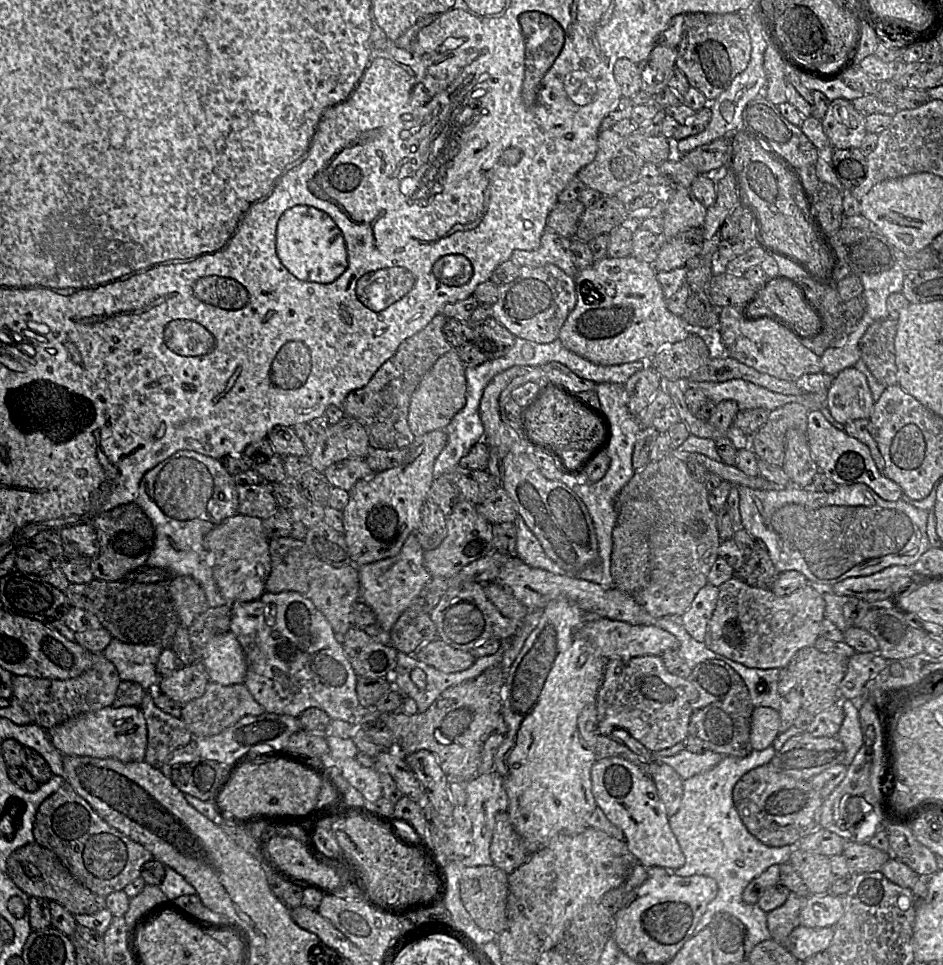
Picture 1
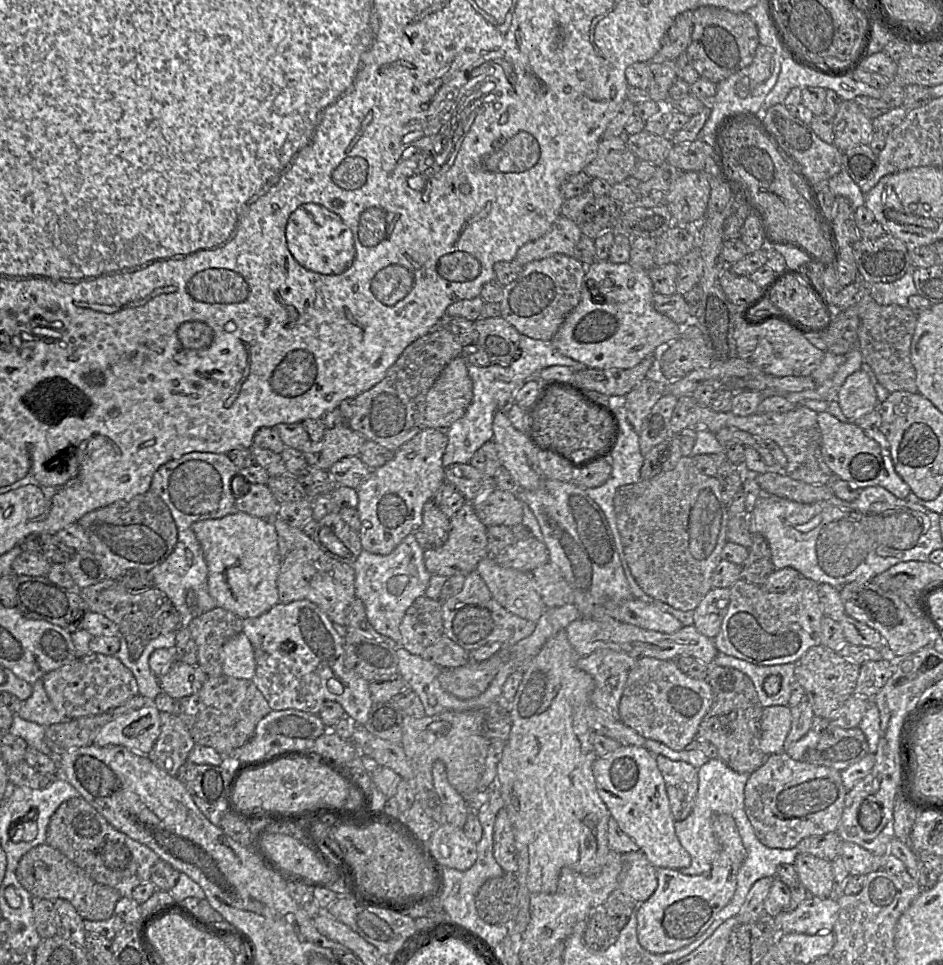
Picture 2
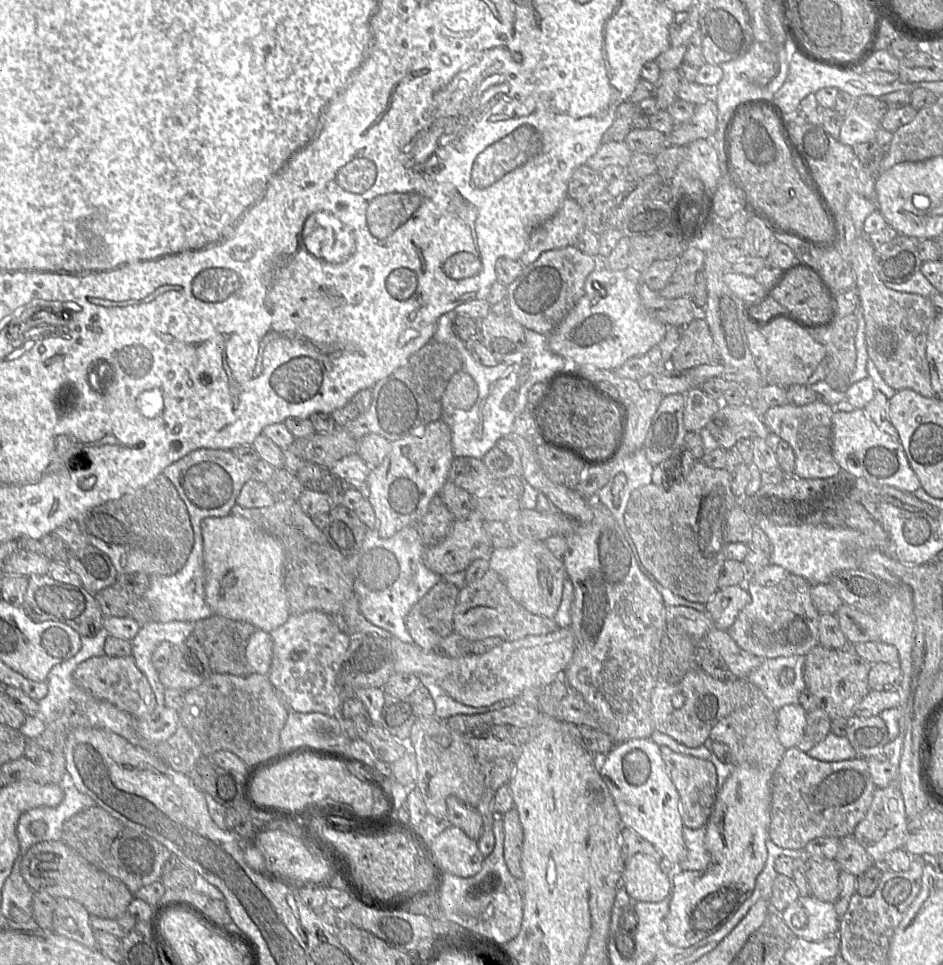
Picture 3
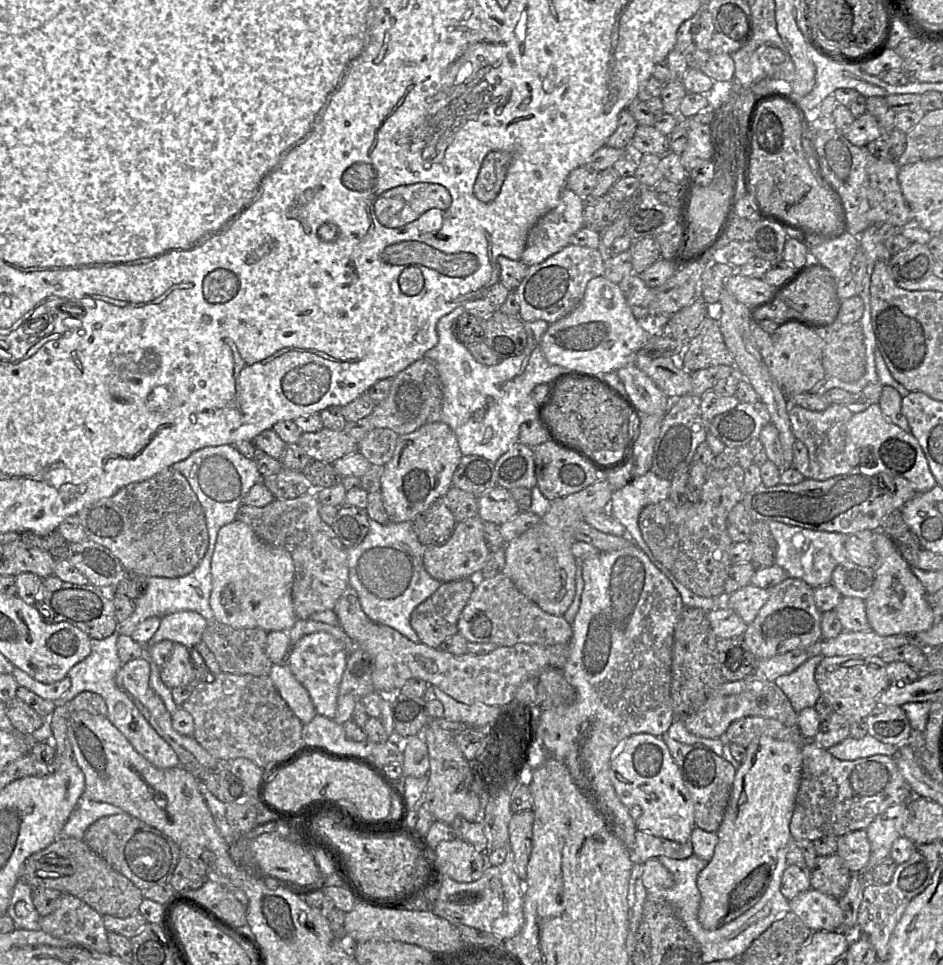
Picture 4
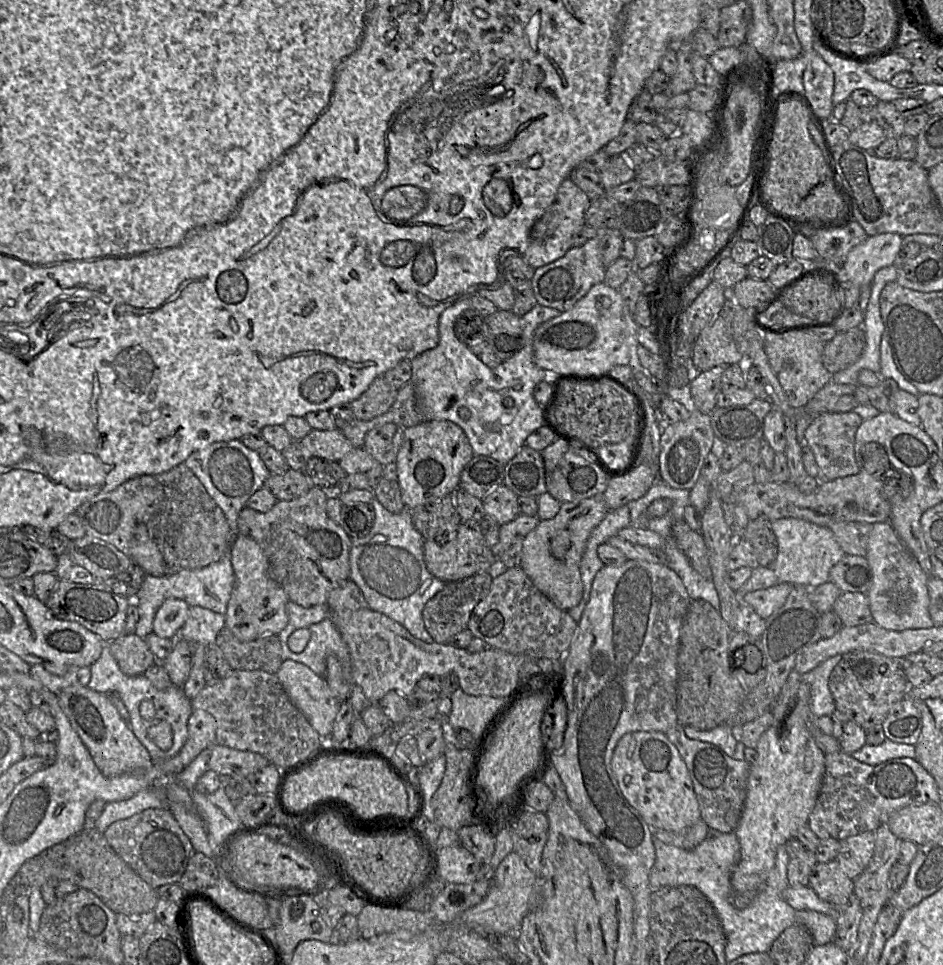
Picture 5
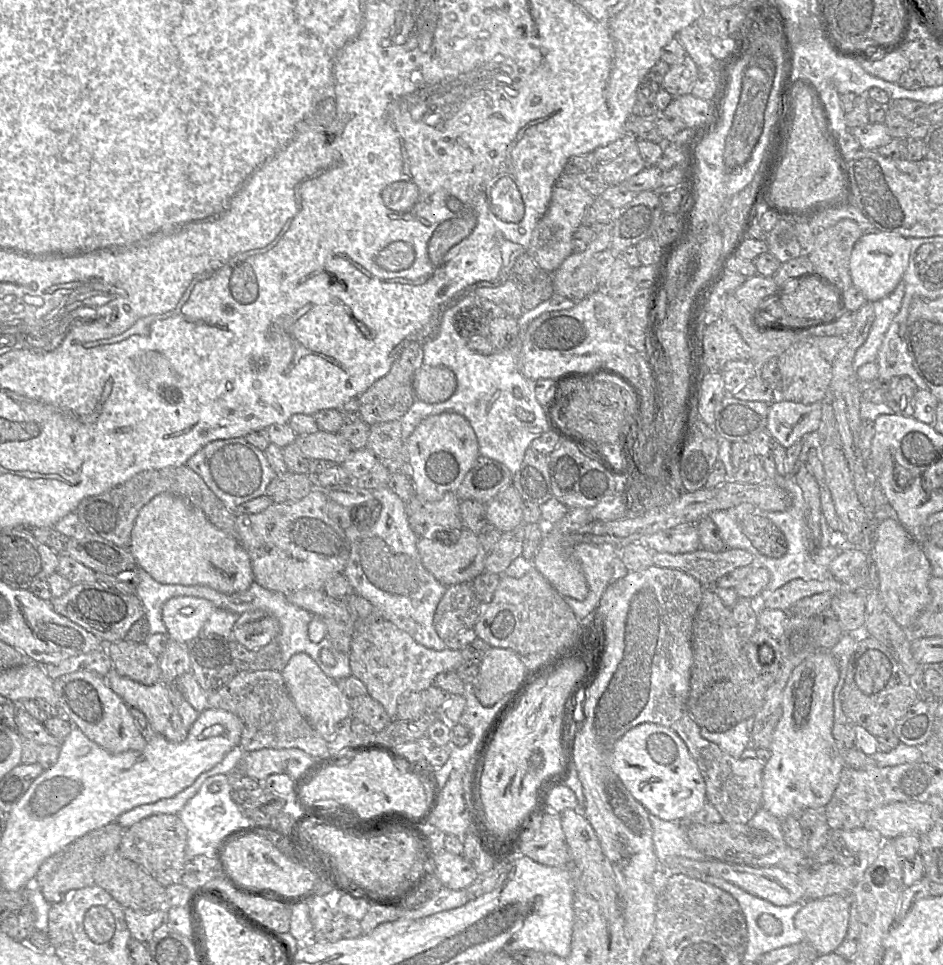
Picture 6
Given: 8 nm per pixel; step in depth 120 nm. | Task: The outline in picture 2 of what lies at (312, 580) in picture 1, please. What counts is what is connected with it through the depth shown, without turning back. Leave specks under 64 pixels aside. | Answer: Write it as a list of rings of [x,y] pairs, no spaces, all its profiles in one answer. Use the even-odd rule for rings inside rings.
[[[278,517],[272,519],[278,537],[280,571],[277,580],[279,601],[287,604],[308,600],[323,610],[333,623],[347,626],[347,616],[356,598],[353,565],[339,562],[324,553],[302,529],[289,526]]]

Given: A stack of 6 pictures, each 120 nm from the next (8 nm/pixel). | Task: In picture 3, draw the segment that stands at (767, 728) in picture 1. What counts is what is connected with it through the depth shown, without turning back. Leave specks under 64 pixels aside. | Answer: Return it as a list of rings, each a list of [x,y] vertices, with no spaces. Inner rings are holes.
[[[785,705],[776,711],[777,736],[787,749],[797,747],[804,736],[806,711],[799,705]]]

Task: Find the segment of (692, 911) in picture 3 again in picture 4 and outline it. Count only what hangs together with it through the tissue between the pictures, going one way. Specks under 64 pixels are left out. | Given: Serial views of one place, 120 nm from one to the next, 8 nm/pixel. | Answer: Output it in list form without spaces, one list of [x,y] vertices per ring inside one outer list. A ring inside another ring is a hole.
[[[760,736],[746,748],[745,759],[737,767],[728,806],[716,832],[718,842],[713,856],[697,877],[701,896],[698,921],[704,929],[721,928],[744,914],[764,895],[775,869],[779,850],[792,842],[789,826],[799,789],[801,769],[800,747],[793,742]]]

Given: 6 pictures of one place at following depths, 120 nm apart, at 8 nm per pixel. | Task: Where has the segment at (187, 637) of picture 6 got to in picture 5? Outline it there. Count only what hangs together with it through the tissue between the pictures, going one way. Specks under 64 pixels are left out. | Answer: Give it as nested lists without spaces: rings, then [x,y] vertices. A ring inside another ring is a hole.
[[[180,599],[164,600],[155,614],[152,633],[161,638],[176,640],[179,630],[187,620],[189,608],[190,606]]]

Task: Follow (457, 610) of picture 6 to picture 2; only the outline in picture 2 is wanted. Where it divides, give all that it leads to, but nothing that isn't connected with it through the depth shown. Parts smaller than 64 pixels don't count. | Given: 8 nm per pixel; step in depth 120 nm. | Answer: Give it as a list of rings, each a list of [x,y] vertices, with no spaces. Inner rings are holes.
[[[425,595],[418,597],[407,609],[400,625],[400,647],[405,648],[411,654],[421,655],[423,651],[435,644],[444,636],[442,617],[442,605],[444,601],[432,599]]]

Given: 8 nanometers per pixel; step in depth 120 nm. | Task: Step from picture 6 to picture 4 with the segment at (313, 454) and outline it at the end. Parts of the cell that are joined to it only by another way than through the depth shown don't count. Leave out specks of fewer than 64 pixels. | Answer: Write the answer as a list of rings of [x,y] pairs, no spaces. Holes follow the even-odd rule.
[[[325,427],[317,432],[303,432],[297,444],[310,458],[326,463],[333,463],[358,449],[358,442],[343,431]]]

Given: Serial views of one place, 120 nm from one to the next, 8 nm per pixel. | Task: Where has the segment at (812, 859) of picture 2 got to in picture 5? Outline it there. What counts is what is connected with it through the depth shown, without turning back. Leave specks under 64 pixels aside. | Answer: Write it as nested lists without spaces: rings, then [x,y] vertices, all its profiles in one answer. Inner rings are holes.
[[[836,861],[816,863],[812,868],[808,886],[824,901],[841,906],[854,893],[854,881]]]

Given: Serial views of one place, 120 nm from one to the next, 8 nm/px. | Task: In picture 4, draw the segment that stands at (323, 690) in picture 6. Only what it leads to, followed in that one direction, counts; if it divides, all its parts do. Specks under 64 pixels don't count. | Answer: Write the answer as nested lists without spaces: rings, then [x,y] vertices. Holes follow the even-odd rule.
[[[273,663],[268,677],[303,724],[309,723],[317,715],[307,689],[295,678],[286,663]]]

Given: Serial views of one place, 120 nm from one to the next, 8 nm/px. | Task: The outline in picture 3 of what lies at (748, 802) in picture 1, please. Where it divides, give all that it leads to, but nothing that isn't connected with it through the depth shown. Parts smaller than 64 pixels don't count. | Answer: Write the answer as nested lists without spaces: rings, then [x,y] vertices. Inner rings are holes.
[[[797,747],[787,749],[772,775],[767,838],[781,848],[803,850],[815,838],[852,836],[876,789],[865,759],[823,762]]]

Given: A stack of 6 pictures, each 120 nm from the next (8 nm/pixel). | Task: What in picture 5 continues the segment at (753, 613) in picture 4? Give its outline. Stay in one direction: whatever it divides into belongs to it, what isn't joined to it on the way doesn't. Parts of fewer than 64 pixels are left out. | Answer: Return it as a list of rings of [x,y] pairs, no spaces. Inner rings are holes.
[[[778,583],[766,589],[740,595],[743,603],[751,606],[760,617],[766,619],[784,605],[793,586],[790,583]]]

